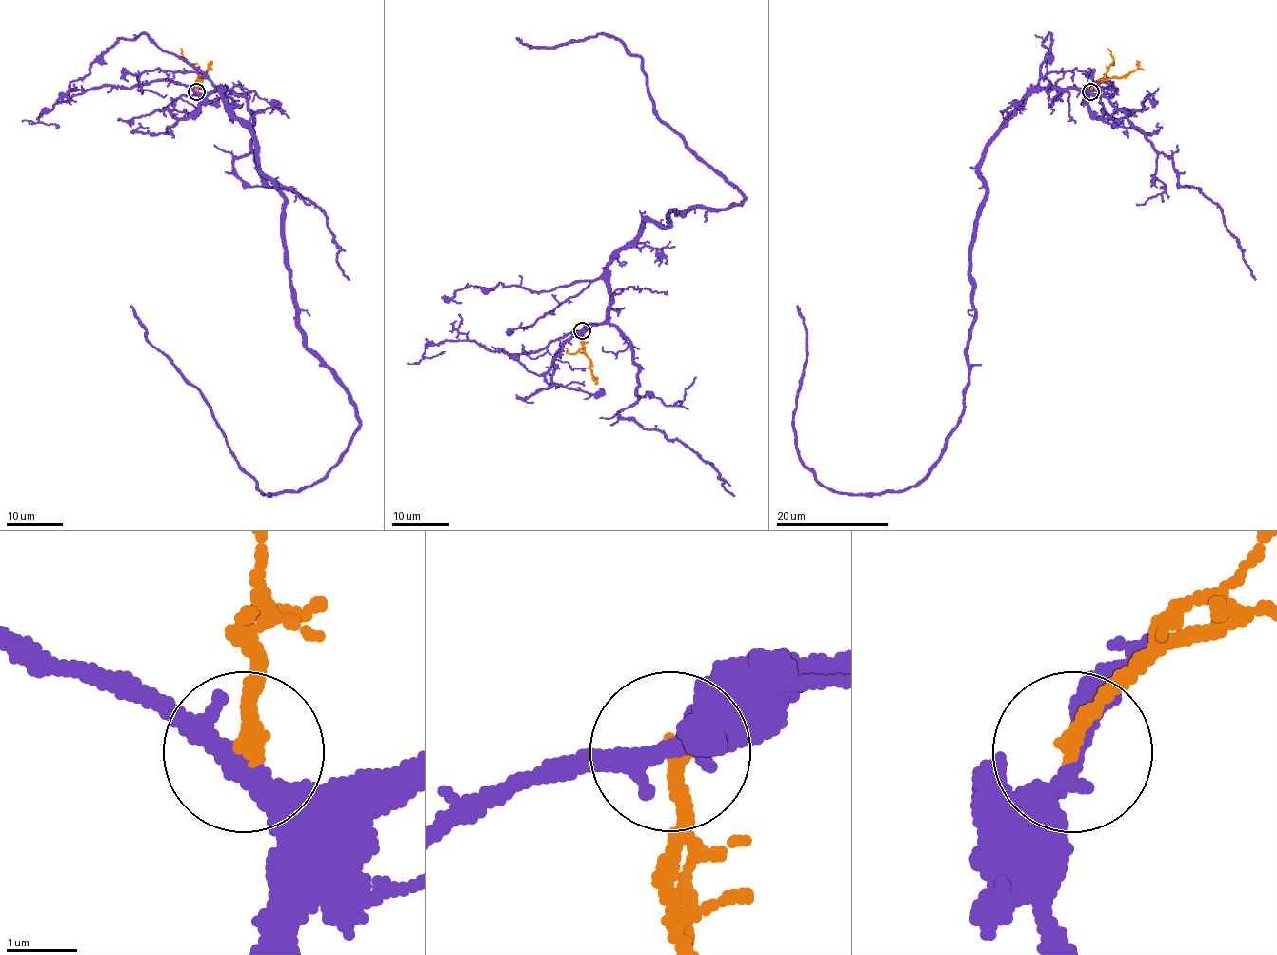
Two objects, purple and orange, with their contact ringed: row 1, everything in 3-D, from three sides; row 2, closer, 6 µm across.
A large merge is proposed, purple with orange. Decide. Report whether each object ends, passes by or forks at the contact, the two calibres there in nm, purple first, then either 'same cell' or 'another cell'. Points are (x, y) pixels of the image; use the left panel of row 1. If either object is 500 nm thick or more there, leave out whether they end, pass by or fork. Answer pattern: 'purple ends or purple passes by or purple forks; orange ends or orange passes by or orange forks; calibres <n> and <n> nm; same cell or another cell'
purple passes by; orange ends; calibres 280 and 240 nm; another cell

